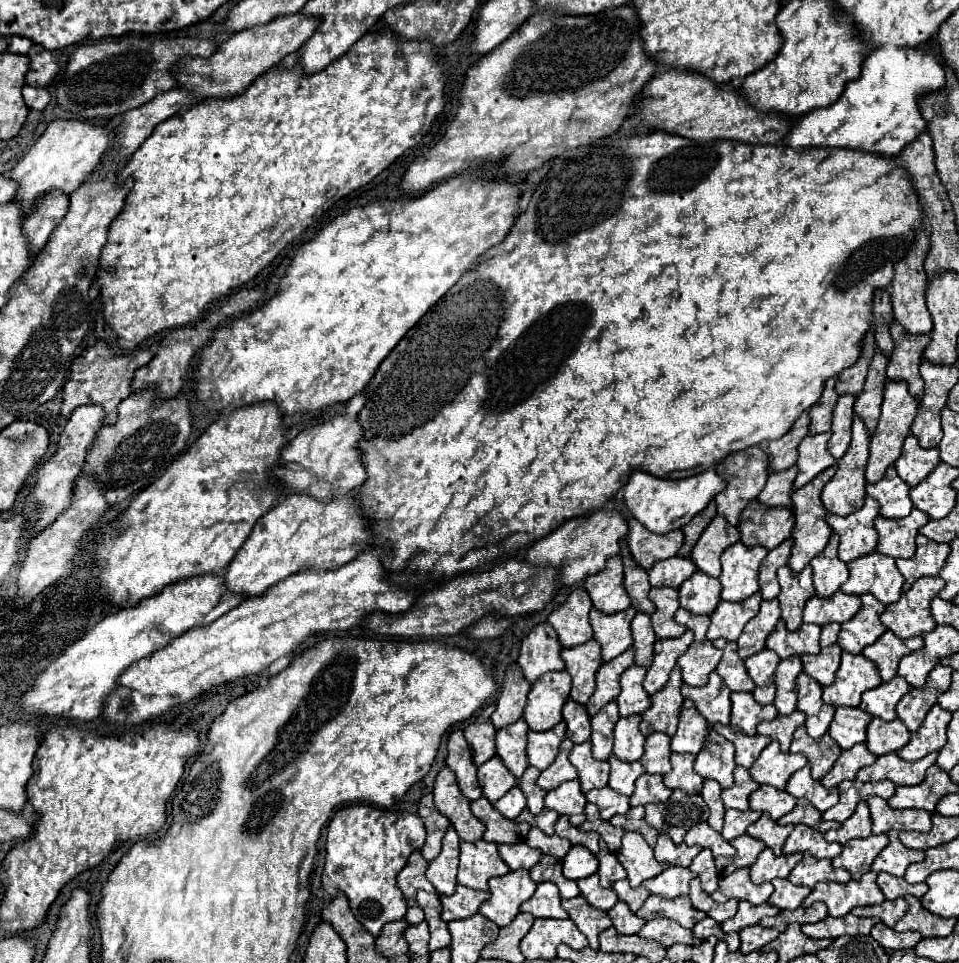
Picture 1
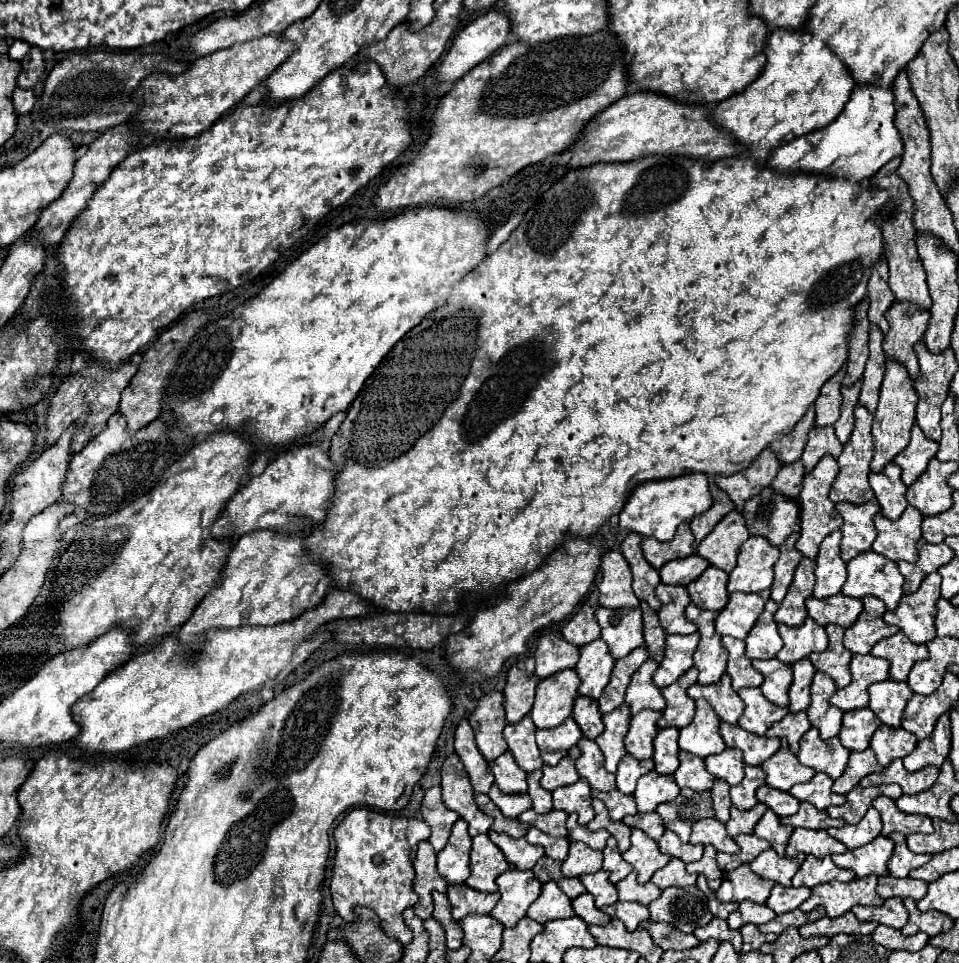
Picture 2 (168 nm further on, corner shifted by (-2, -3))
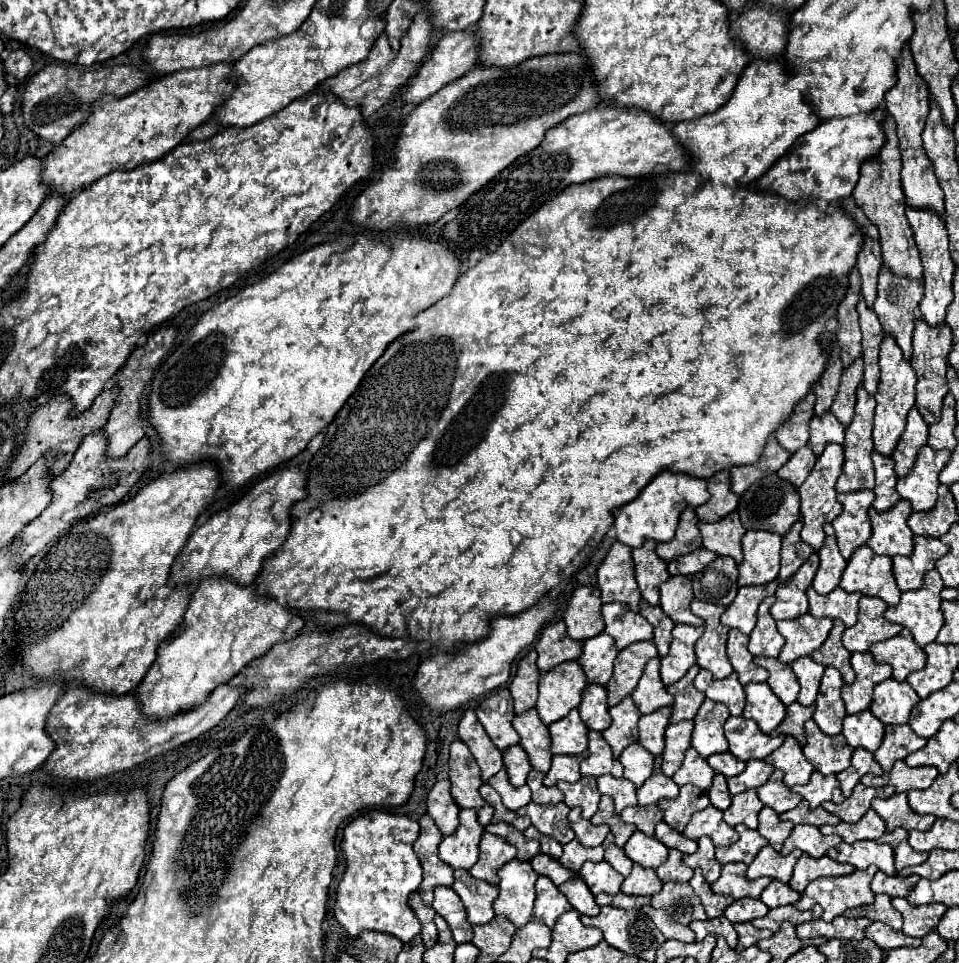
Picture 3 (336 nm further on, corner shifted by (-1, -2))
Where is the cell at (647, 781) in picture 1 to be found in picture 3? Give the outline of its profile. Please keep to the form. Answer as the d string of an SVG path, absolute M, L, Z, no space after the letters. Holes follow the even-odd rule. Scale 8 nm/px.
M661 756L655 757L651 777L637 789L639 805L657 805L661 799L675 799L675 795L679 795L679 787L675 785L675 781L663 775L662 762Z

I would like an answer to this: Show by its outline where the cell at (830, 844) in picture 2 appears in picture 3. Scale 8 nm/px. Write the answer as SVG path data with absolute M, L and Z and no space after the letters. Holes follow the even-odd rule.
M795 825L791 835L787 837L783 845L783 855L789 855L793 849L801 849L803 853L811 857L823 857L827 849L839 845L843 839L839 835L829 835L825 837L817 827L813 825Z

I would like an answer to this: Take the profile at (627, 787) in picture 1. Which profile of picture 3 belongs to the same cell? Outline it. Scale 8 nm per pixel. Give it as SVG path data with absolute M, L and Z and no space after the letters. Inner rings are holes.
M633 743L631 747L623 749L621 757L619 757L625 773L623 777L629 779L635 787L639 787L653 771L653 757L649 751L643 751L643 747L639 743Z

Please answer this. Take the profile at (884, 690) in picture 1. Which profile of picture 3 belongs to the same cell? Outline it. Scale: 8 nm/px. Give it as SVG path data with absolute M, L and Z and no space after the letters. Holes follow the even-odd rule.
M887 679L875 687L871 711L885 725L897 725L897 723L907 723L911 707L917 703L919 695L907 681Z

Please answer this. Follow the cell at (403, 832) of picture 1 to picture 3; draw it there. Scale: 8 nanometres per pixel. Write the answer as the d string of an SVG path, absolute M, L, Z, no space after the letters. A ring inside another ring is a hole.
M379 809L359 815L343 829L341 849L347 859L347 869L337 887L335 919L351 937L357 937L363 929L391 933L403 943L419 935L421 923L407 905L407 897L421 885L421 865L413 853L419 831L419 823L411 817L391 815Z

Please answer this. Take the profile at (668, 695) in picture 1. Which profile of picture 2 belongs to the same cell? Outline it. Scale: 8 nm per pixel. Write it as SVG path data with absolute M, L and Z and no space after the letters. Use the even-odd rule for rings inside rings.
M692 666L688 672L684 672L674 684L670 684L668 688L662 688L662 694L668 702L668 706L662 712L662 718L658 720L658 728L664 726L676 726L676 728L684 728L692 722L694 712L696 712L696 704L694 700L686 694L686 690L696 684L698 678L698 668Z

